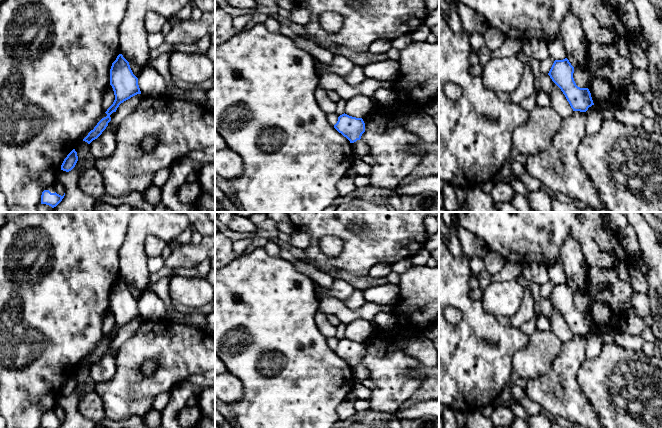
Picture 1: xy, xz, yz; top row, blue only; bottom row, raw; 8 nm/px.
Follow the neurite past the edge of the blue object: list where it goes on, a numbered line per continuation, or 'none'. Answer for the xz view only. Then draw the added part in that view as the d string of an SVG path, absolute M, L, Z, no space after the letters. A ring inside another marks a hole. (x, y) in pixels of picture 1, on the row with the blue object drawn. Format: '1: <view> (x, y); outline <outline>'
none

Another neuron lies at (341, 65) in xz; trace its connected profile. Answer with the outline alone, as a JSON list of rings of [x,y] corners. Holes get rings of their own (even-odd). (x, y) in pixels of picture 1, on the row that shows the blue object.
[[[336,55],[331,65],[326,65],[318,61],[315,69],[318,79],[326,72],[337,74],[344,77],[348,75],[355,65],[345,55]]]

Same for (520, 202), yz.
[[[515,193],[512,199],[513,206],[518,210],[518,212],[530,212],[530,206],[526,196]]]

